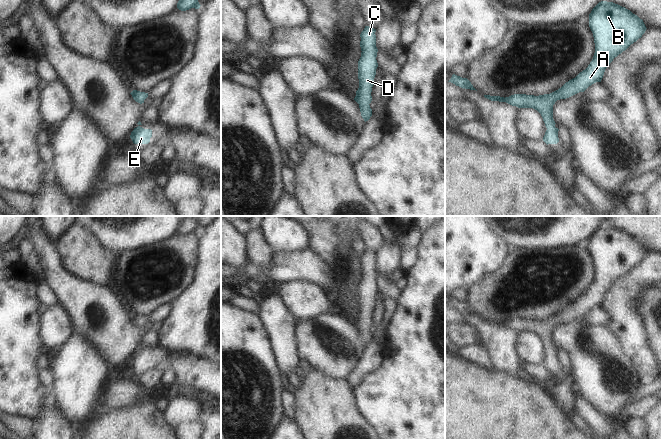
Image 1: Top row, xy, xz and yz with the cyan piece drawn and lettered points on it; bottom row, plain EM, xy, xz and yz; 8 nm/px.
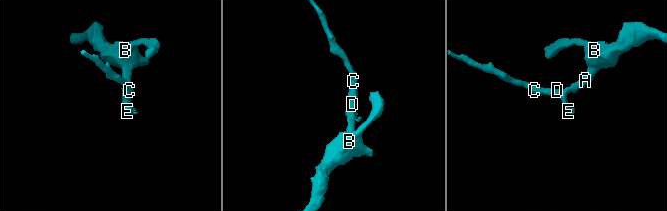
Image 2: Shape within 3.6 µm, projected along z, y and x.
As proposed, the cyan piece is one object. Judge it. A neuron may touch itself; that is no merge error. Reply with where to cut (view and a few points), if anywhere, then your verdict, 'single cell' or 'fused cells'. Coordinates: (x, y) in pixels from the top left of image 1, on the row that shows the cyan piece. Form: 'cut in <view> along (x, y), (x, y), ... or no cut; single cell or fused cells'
no cut; single cell

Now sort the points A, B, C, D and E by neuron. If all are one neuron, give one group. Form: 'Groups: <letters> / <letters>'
Groups: A B C D E

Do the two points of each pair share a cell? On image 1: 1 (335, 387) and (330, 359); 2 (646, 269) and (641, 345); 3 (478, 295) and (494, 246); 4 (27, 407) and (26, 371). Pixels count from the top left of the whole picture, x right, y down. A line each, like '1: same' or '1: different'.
1: different
2: same
3: different
4: same

